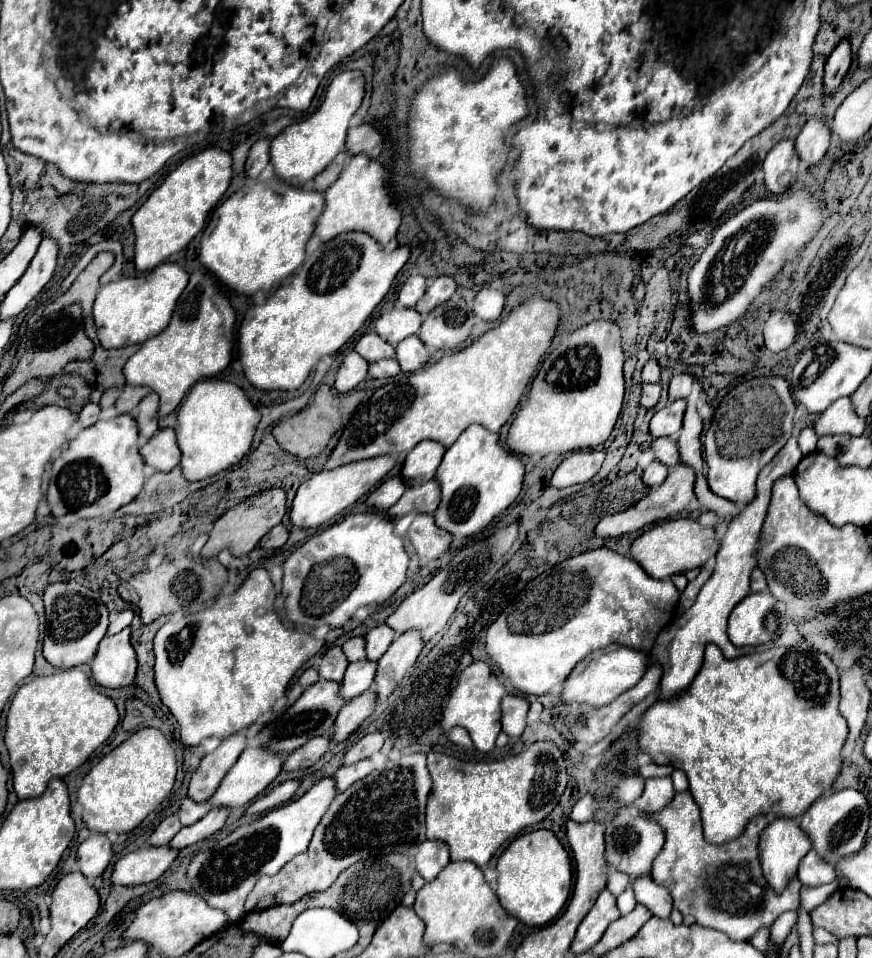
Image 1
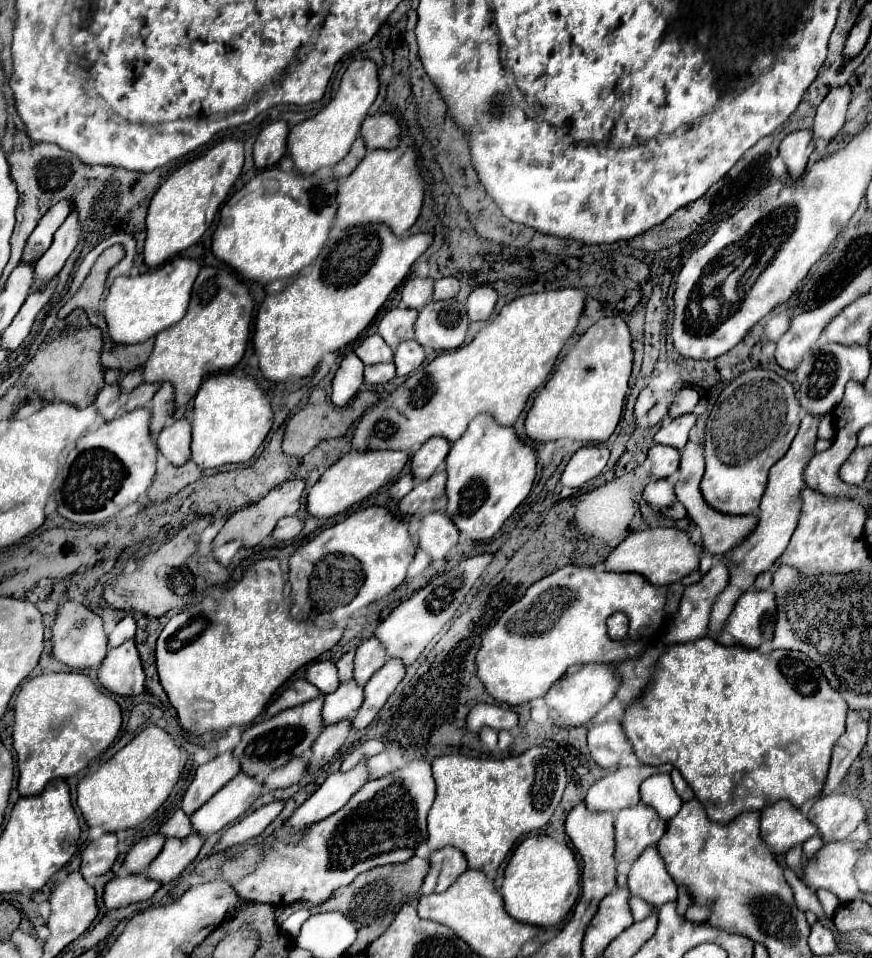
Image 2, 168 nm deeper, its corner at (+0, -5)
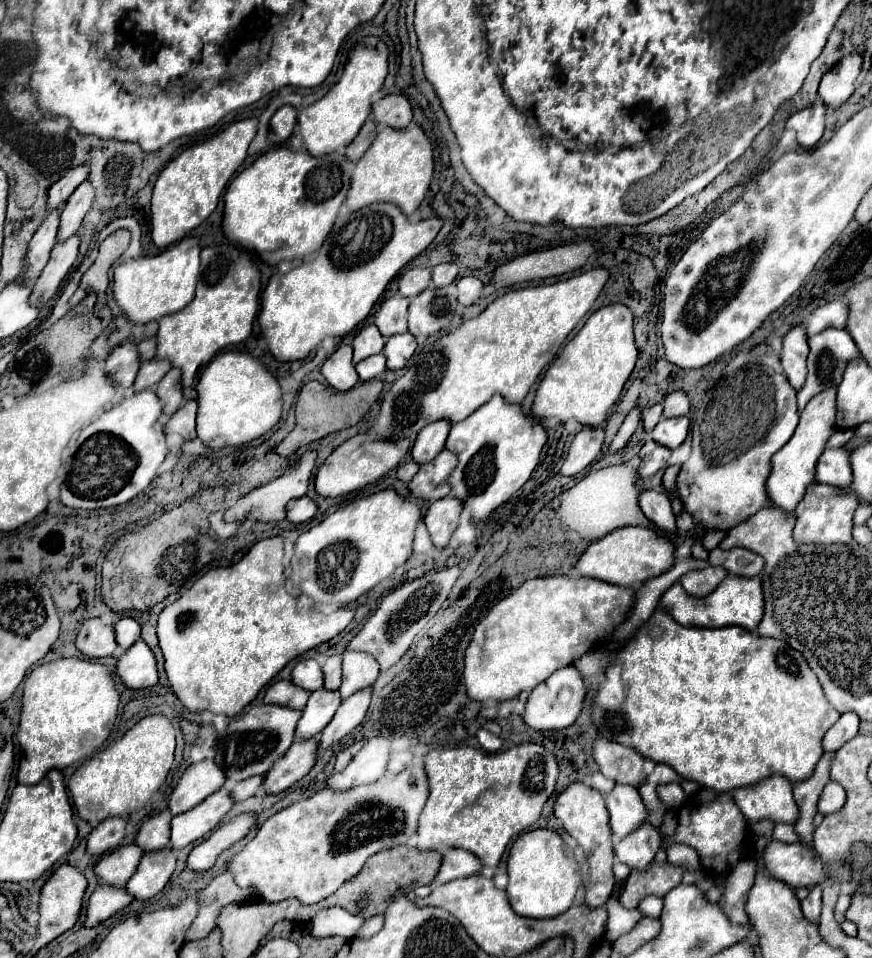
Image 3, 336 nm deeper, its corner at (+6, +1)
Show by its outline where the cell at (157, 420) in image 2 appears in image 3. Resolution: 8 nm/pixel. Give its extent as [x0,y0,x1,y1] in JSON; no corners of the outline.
[155,368,183,420]

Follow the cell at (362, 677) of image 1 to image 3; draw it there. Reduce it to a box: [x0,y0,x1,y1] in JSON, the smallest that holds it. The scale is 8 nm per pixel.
[297,690,343,738]

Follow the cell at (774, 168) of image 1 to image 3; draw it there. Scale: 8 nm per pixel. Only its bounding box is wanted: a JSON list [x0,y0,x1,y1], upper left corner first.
[785,102,827,148]

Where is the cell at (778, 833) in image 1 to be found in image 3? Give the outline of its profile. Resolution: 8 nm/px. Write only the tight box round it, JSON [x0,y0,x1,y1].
[733,776,799,824]

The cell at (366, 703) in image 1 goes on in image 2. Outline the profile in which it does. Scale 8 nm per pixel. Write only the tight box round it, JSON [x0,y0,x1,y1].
[307,722,351,772]

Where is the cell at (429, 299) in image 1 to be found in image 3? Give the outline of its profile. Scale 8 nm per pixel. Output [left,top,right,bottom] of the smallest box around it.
[433,264,459,288]

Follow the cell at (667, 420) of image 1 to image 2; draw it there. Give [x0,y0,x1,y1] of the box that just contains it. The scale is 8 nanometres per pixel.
[655,414,695,450]

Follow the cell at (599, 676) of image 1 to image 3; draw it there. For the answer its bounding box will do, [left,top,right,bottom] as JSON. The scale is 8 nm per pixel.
[523,666,587,730]

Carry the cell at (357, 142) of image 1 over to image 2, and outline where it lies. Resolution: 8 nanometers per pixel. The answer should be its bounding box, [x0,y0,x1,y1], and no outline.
[361,114,401,148]

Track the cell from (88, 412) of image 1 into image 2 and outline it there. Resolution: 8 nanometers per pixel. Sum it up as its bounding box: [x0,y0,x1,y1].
[95,382,125,420]

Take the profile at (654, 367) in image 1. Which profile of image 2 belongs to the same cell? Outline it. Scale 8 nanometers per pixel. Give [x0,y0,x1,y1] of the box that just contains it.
[635,388,655,422]

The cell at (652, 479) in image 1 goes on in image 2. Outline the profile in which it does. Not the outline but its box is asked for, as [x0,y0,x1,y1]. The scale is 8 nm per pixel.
[643,480,677,512]

